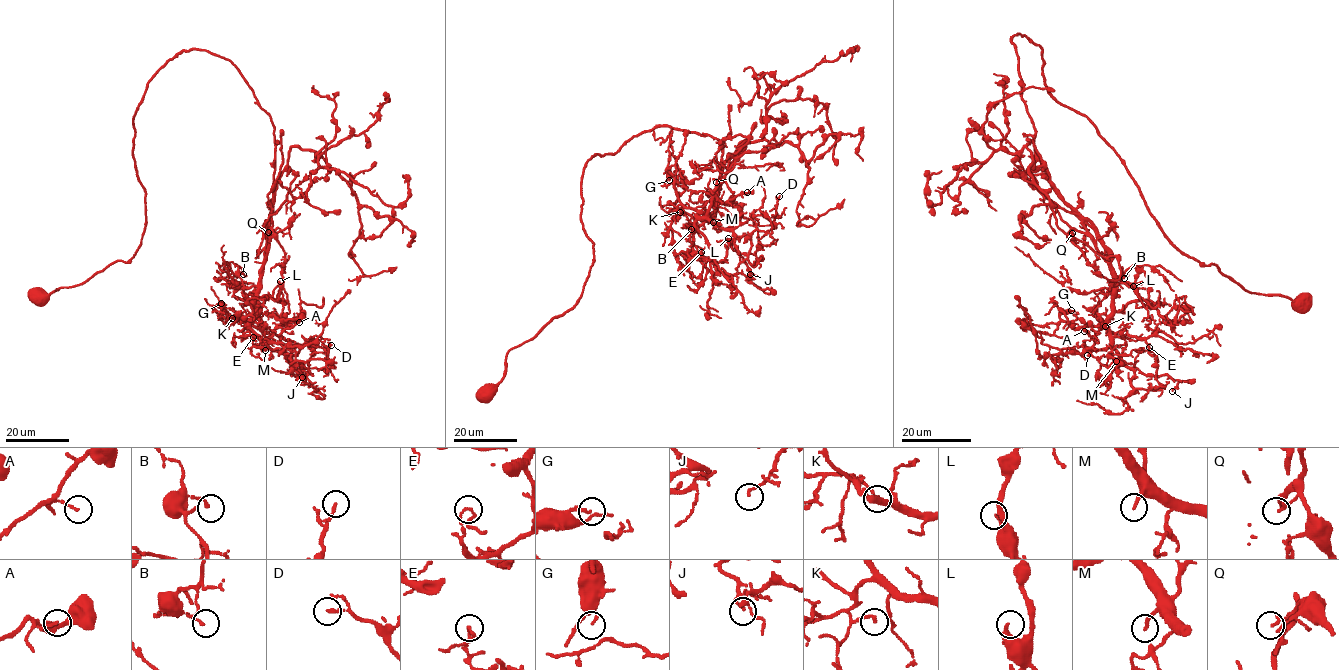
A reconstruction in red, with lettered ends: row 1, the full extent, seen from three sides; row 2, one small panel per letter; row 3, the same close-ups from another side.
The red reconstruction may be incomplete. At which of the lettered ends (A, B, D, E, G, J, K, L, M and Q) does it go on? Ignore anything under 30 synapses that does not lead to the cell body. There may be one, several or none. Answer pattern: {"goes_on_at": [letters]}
{"goes_on_at": ["M"]}

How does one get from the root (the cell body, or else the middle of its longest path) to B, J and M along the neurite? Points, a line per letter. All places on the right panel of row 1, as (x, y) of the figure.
B: (1299, 305), (1183, 255), (1097, 127), (1048, 91), (1042, 48), (1015, 35), (1034, 156), (1111, 293), (1124, 278)
J: (1299, 305), (1183, 255), (1014, 36), (1034, 156), (1113, 277), (1111, 346), (1172, 391)
M: (1299, 305), (1183, 255), (1097, 127), (1048, 91), (1042, 48), (1018, 34), (1034, 156), (1113, 277), (1116, 361)

